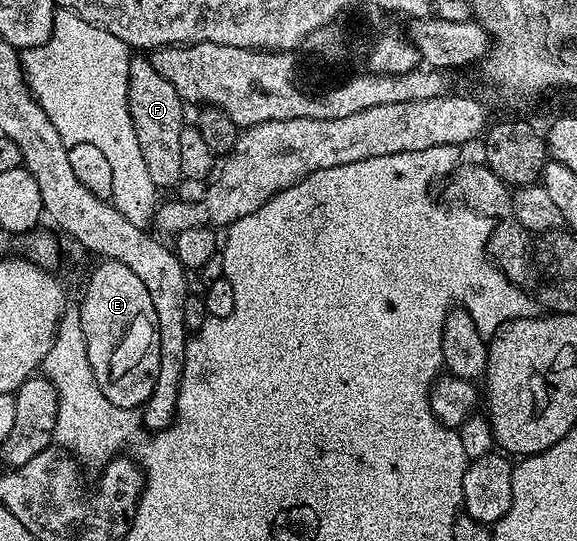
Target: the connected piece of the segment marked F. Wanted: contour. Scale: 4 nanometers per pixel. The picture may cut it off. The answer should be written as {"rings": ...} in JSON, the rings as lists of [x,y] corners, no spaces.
{"rings":[[[135,56],[129,68],[129,88],[127,103],[131,109],[131,119],[137,132],[137,144],[141,144],[141,156],[145,156],[145,164],[149,168],[149,176],[160,191],[178,187],[184,176],[181,172],[181,132],[185,125],[183,98],[157,72],[154,61],[147,56]]]}

